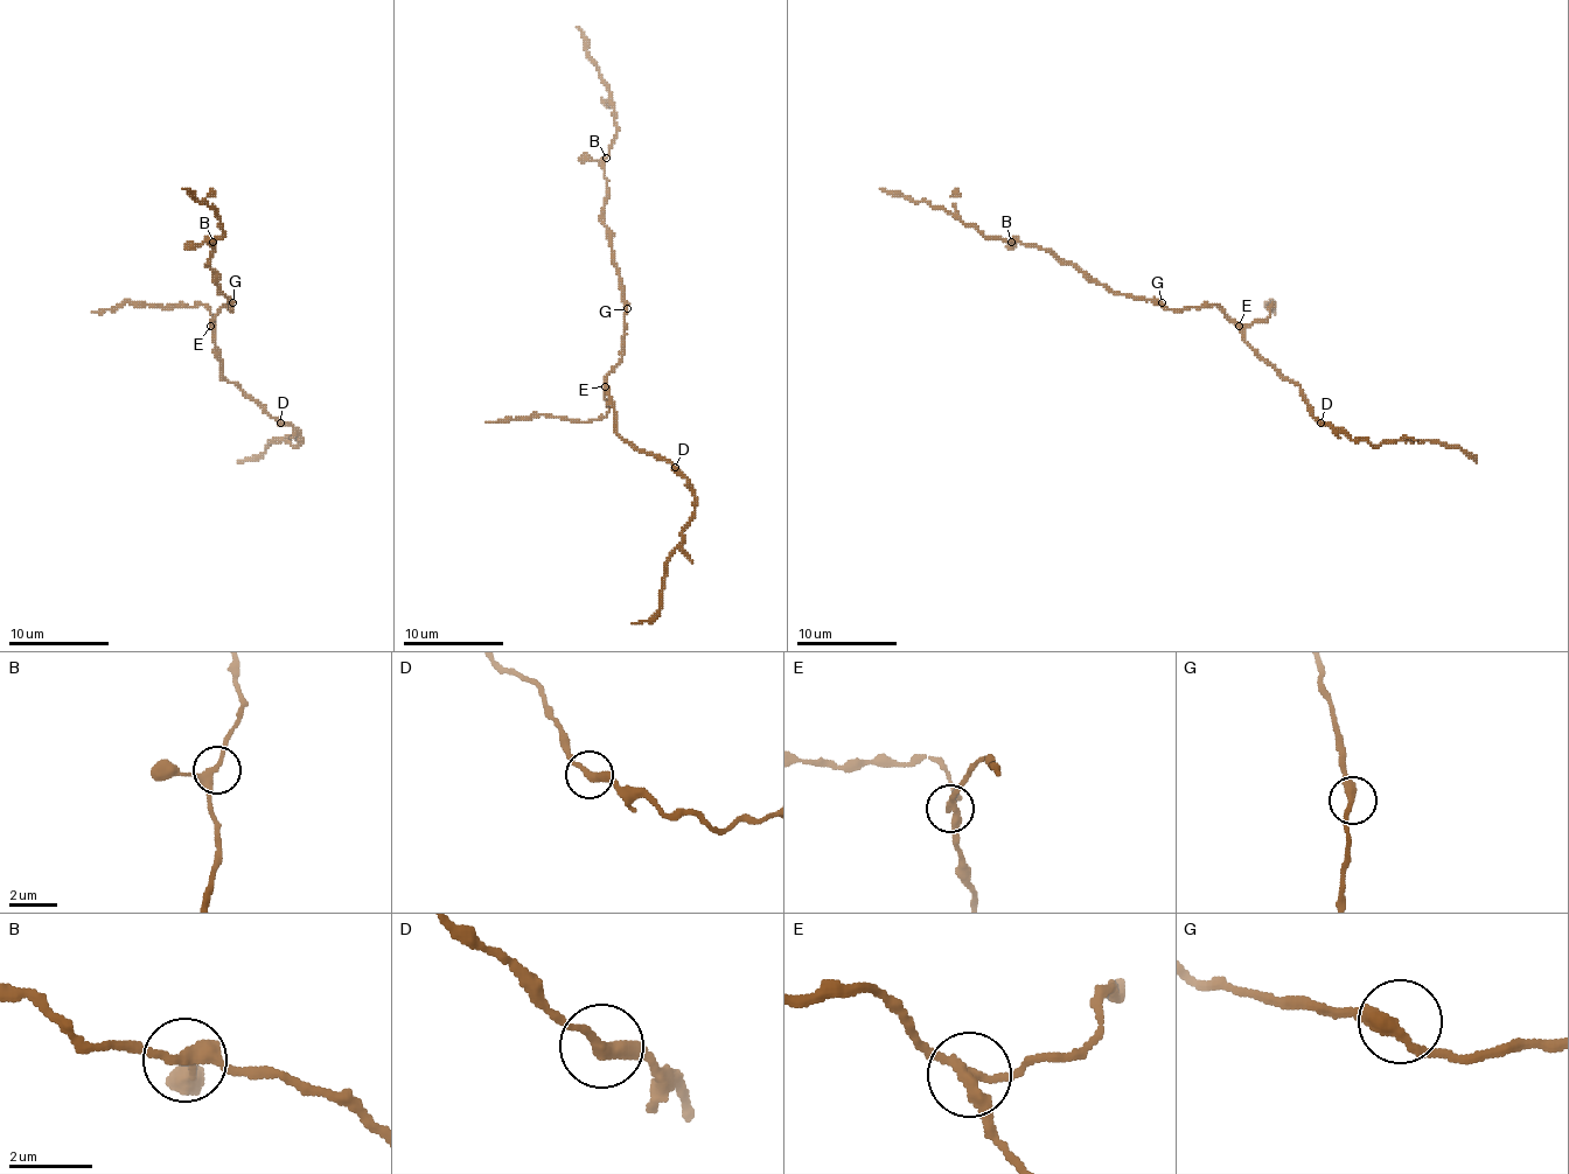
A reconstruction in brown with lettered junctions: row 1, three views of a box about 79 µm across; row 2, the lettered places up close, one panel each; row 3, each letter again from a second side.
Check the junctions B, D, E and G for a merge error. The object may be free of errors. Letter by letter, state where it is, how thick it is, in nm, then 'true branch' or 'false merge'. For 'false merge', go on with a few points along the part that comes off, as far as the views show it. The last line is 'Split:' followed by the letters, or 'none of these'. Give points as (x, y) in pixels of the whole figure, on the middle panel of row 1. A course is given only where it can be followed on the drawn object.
B: (606, 158) | 280 nm | true branch
D: (675, 467) | 300 nm | true branch
E: (605, 386) | 240 nm | false merge | (604, 386), (609, 412), (597, 419), (571, 421), (544, 414), (486, 421)
G: (627, 308) | 320 nm | true branch
Split: E

